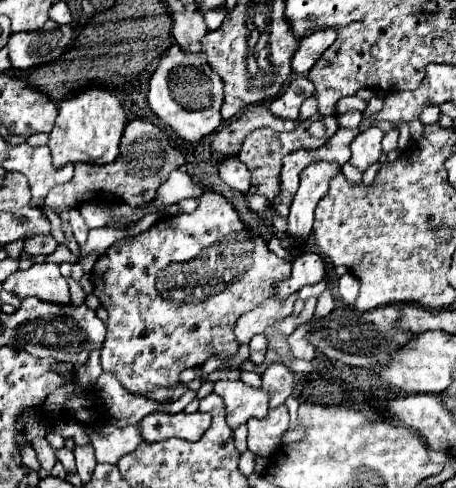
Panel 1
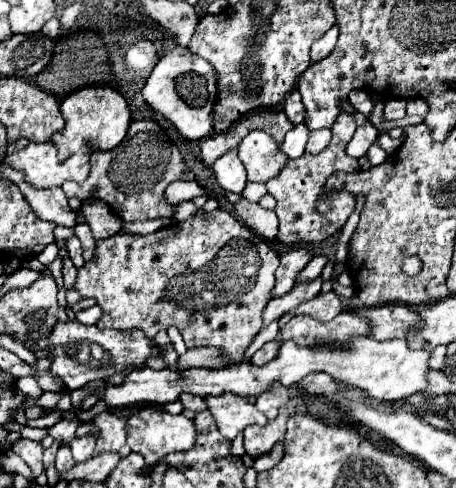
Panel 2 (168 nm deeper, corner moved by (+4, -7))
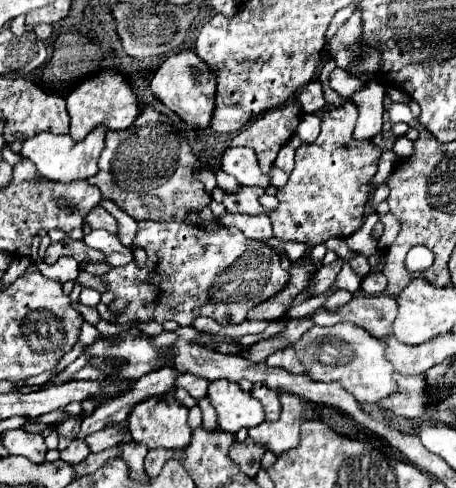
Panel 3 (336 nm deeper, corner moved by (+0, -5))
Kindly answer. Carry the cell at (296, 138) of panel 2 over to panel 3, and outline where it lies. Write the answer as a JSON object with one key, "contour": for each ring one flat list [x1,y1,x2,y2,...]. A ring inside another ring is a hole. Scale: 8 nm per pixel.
{"contour":[[305,114,301,124,299,124,299,128,297,128,297,136,303,142,311,142,313,138,317,138,319,126,321,126,321,120,317,118,317,114]]}

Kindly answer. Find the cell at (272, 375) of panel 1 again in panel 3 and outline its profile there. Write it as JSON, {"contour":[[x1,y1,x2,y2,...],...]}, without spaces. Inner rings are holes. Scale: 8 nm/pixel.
{"contour":[[253,386,251,396,257,398,263,404,265,410,265,420,277,420,281,414,281,404,277,398,277,392,267,388,267,386]]}

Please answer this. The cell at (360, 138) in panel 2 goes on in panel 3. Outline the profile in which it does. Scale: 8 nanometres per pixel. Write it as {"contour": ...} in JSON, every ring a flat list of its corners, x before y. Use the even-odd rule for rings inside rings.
{"contour":[[377,78,369,80,361,90,351,94,351,100,359,108,359,120,355,126,353,136,357,140,373,138,381,132,383,126,383,98,385,98,385,84]]}

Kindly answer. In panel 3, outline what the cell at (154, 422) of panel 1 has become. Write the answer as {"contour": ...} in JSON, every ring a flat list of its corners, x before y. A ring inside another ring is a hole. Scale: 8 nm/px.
{"contour":[[167,392,163,396,155,396,137,404,127,418,127,428,135,442,141,442,149,446,151,450,153,448,179,448,181,450,189,446,191,442,191,428,187,424,187,412,189,410,173,398,173,392]]}

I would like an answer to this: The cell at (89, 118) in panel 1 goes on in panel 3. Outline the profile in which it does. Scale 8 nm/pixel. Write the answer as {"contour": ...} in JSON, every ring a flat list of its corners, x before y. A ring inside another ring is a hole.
{"contour":[[103,70,81,84,77,84,71,94,67,96,67,110,71,116,71,138,75,142,83,140,93,128,107,126,109,130,125,130,129,124,135,122,135,94,129,82,117,70]]}

